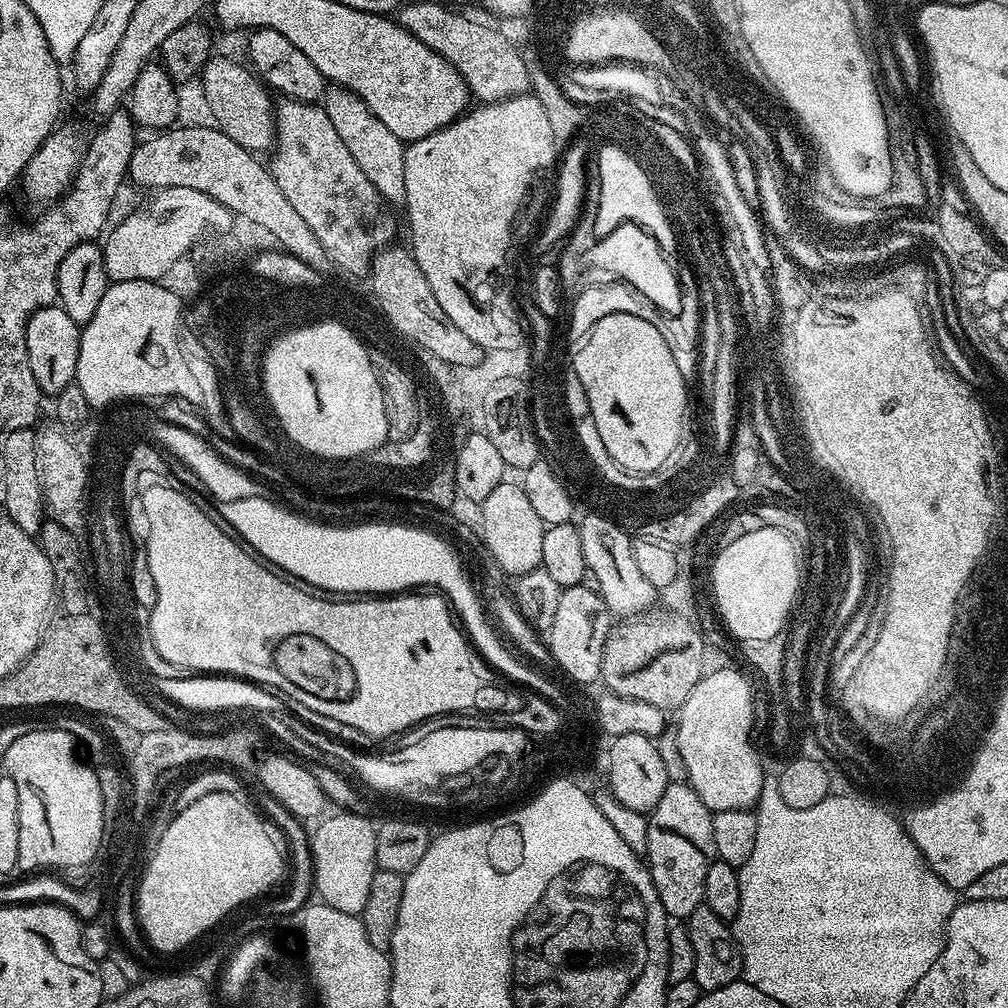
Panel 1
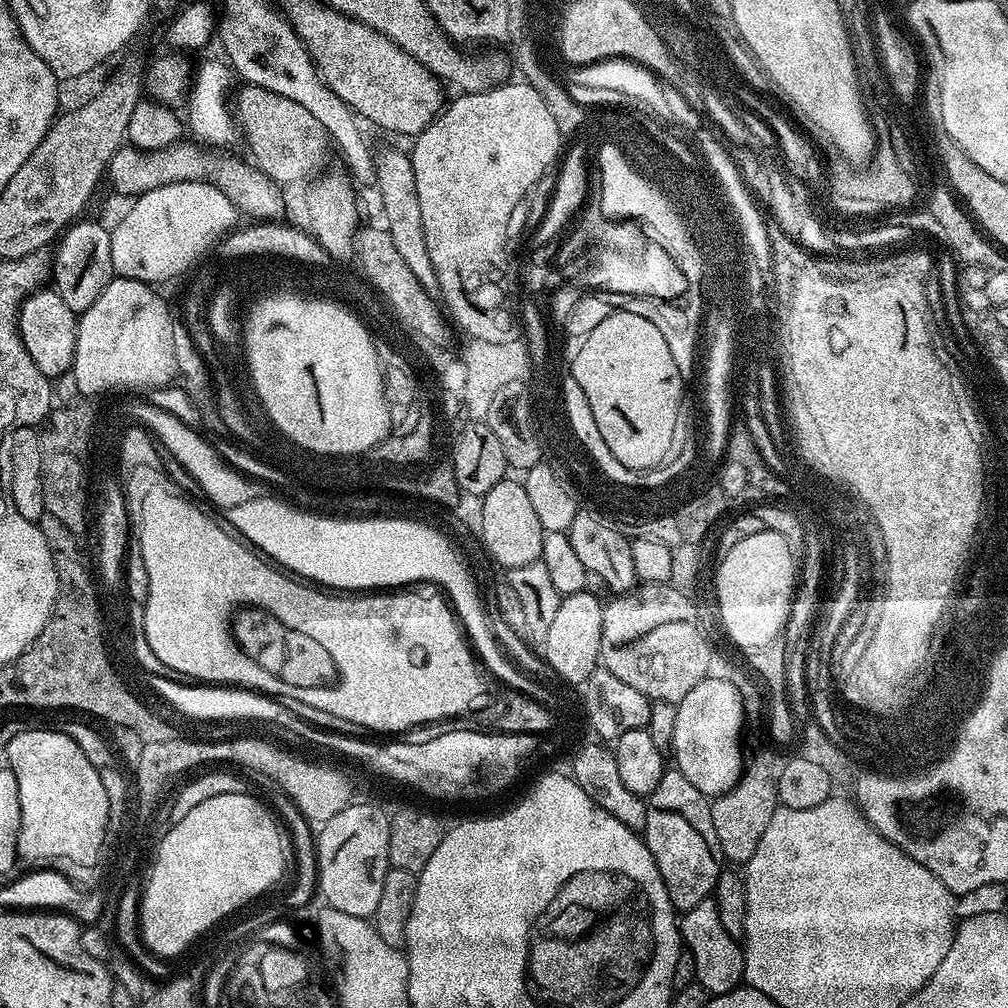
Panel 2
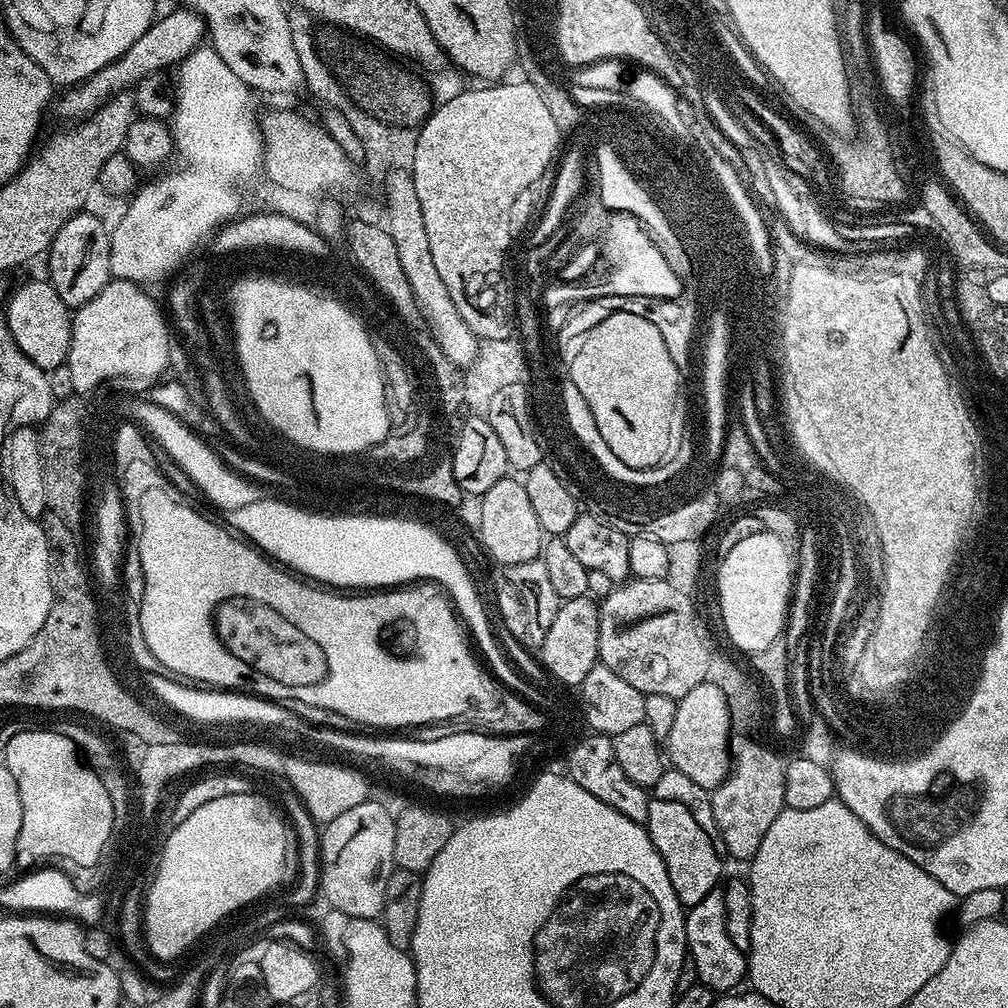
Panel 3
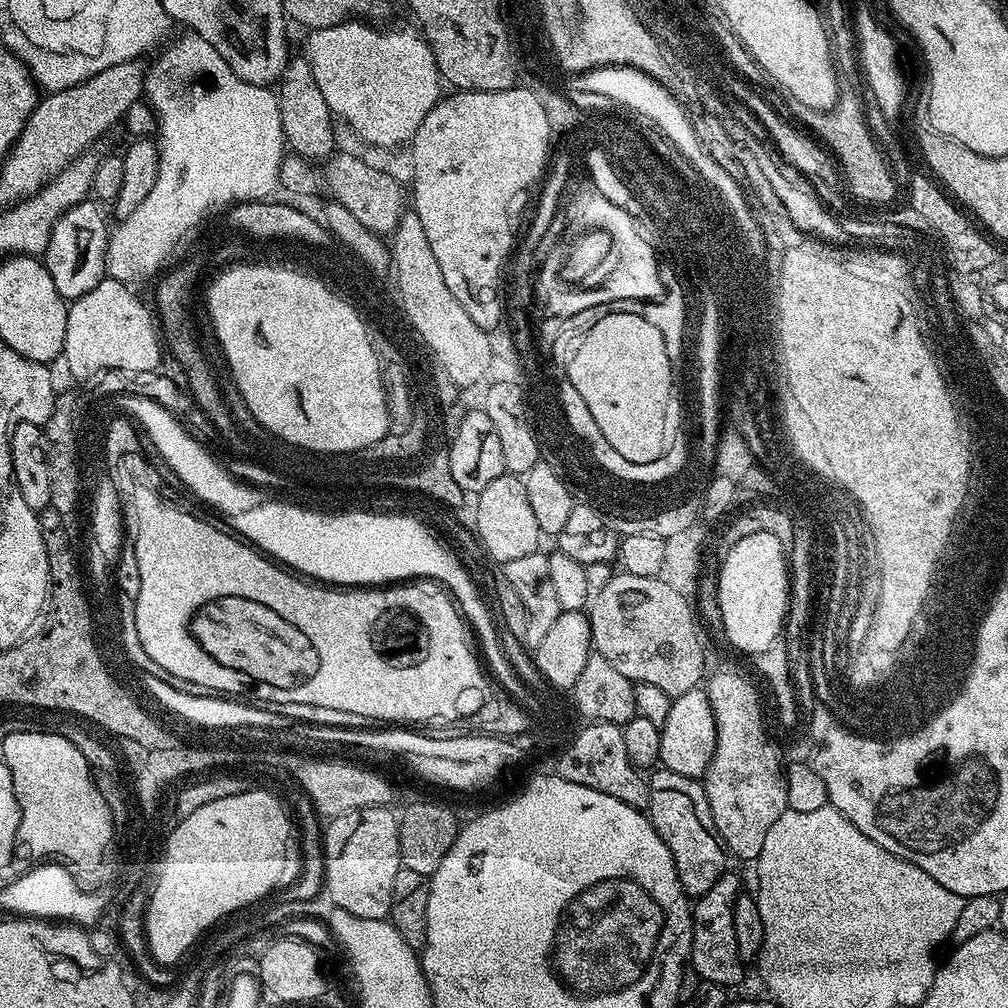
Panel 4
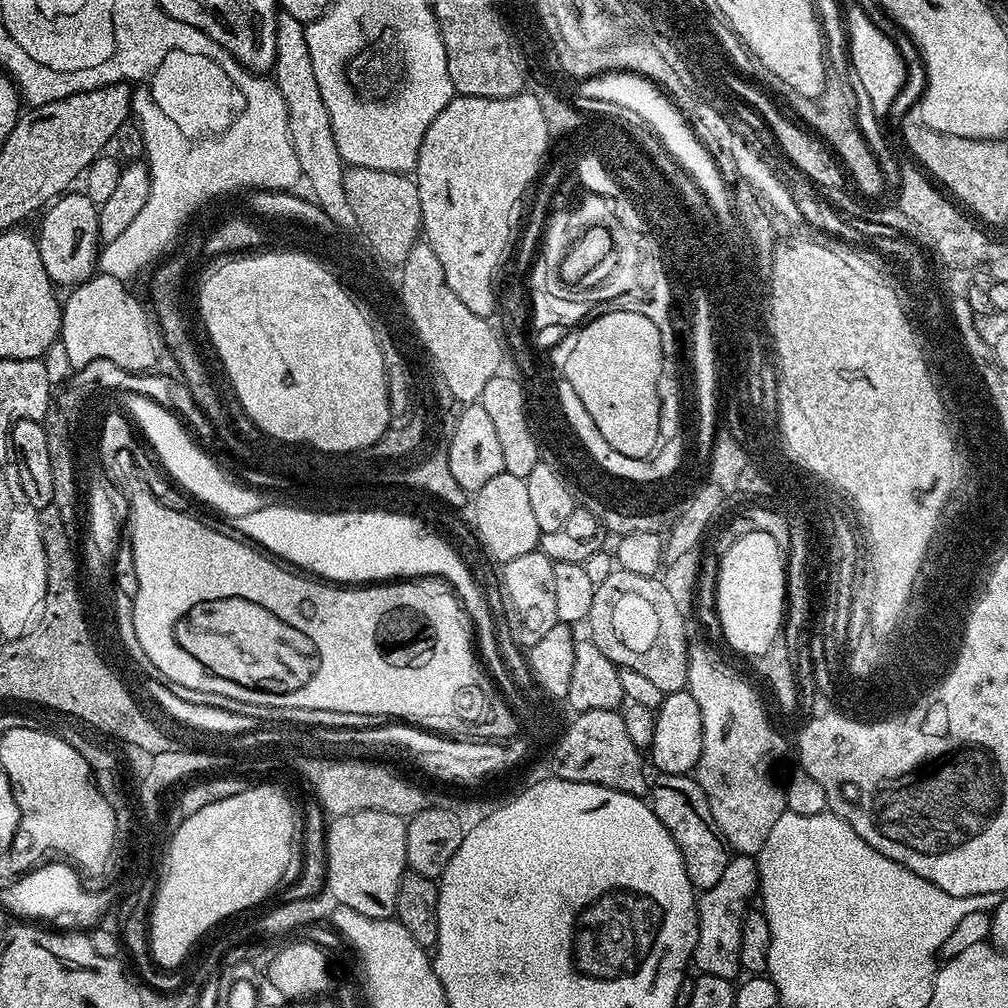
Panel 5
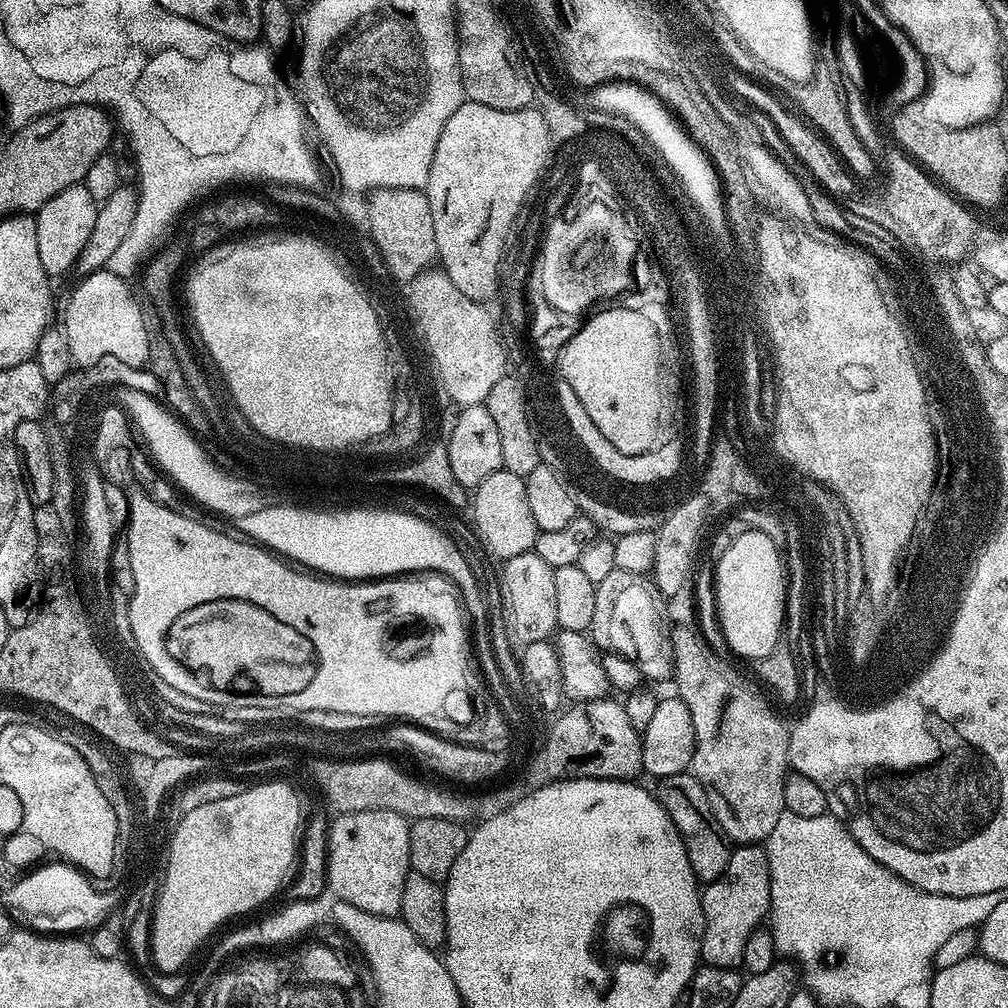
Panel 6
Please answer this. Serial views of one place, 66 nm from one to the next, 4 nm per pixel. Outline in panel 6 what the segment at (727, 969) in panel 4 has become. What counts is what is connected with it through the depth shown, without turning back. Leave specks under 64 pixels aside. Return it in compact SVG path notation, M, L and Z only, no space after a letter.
M760 844L733 847L730 862L717 880L701 891L704 933L700 958L707 966L739 969L746 938L765 923L770 906L770 866L767 851Z

